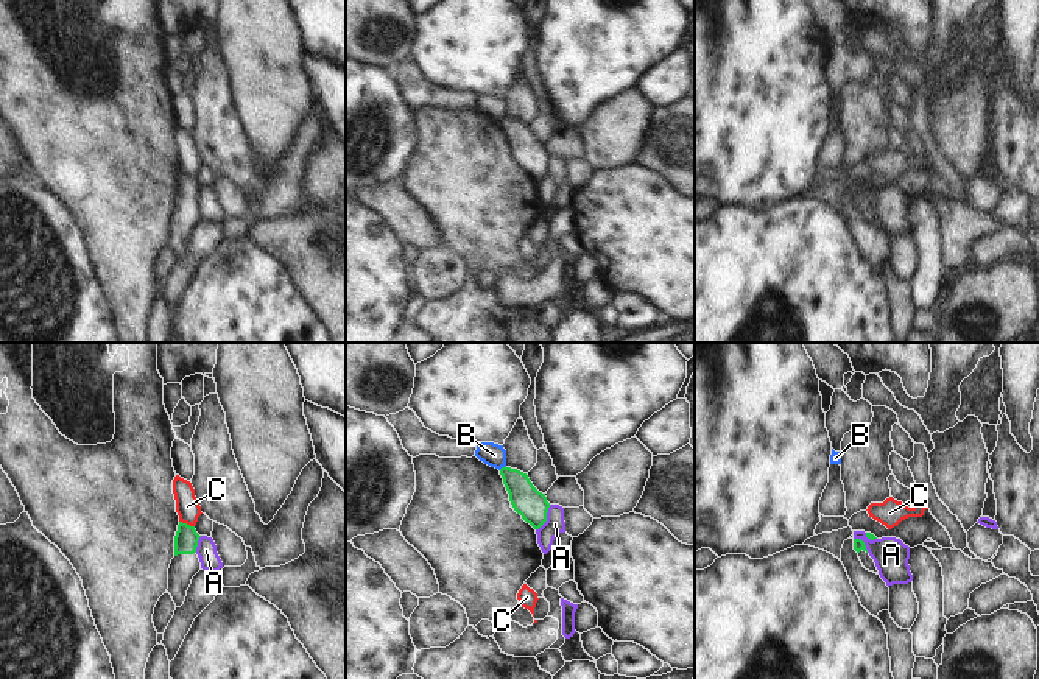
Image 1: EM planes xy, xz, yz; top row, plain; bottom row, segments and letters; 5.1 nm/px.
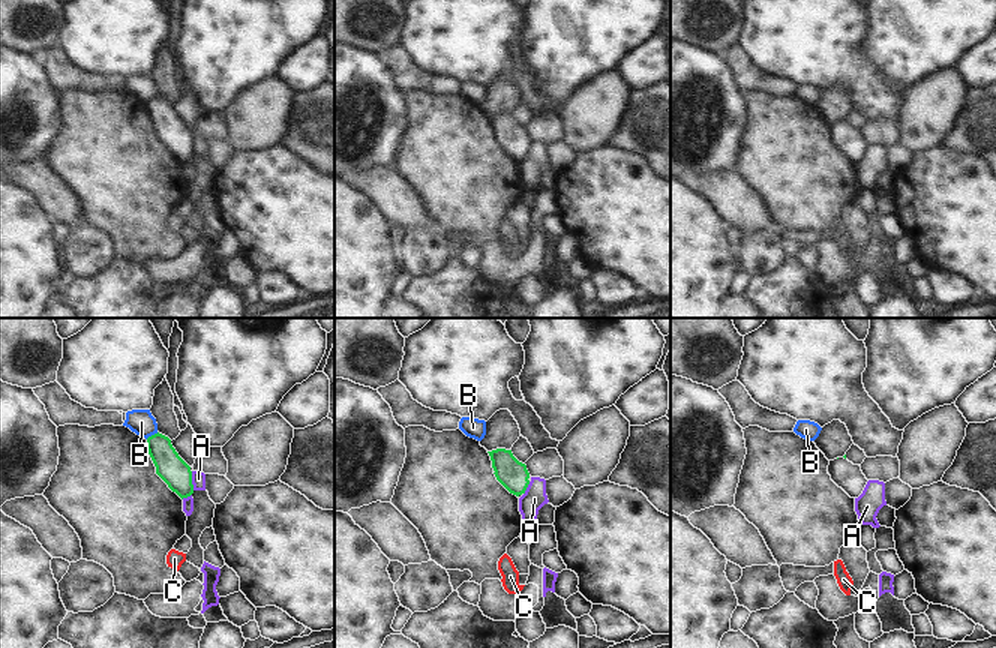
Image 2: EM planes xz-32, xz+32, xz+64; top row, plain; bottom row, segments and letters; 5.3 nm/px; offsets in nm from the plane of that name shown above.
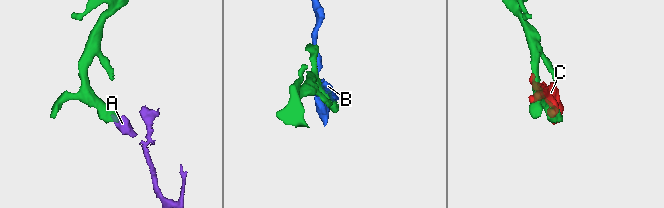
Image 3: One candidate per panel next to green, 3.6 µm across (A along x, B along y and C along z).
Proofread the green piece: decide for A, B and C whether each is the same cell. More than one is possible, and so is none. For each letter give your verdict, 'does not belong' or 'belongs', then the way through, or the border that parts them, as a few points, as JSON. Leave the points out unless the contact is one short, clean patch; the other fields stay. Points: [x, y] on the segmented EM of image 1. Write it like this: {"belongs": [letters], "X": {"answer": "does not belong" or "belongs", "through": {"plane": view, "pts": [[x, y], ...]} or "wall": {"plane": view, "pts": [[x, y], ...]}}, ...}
{"belongs": [], "A": {"answer": "does not belong", "wall": {"plane": "xz", "pts": [[550, 505], [545, 520], [536, 530]]}}, "B": {"answer": "does not belong", "wall": {"plane": "xz", "pts": [[505, 464], [499, 469]]}}, "C": {"answer": "does not belong"}}

